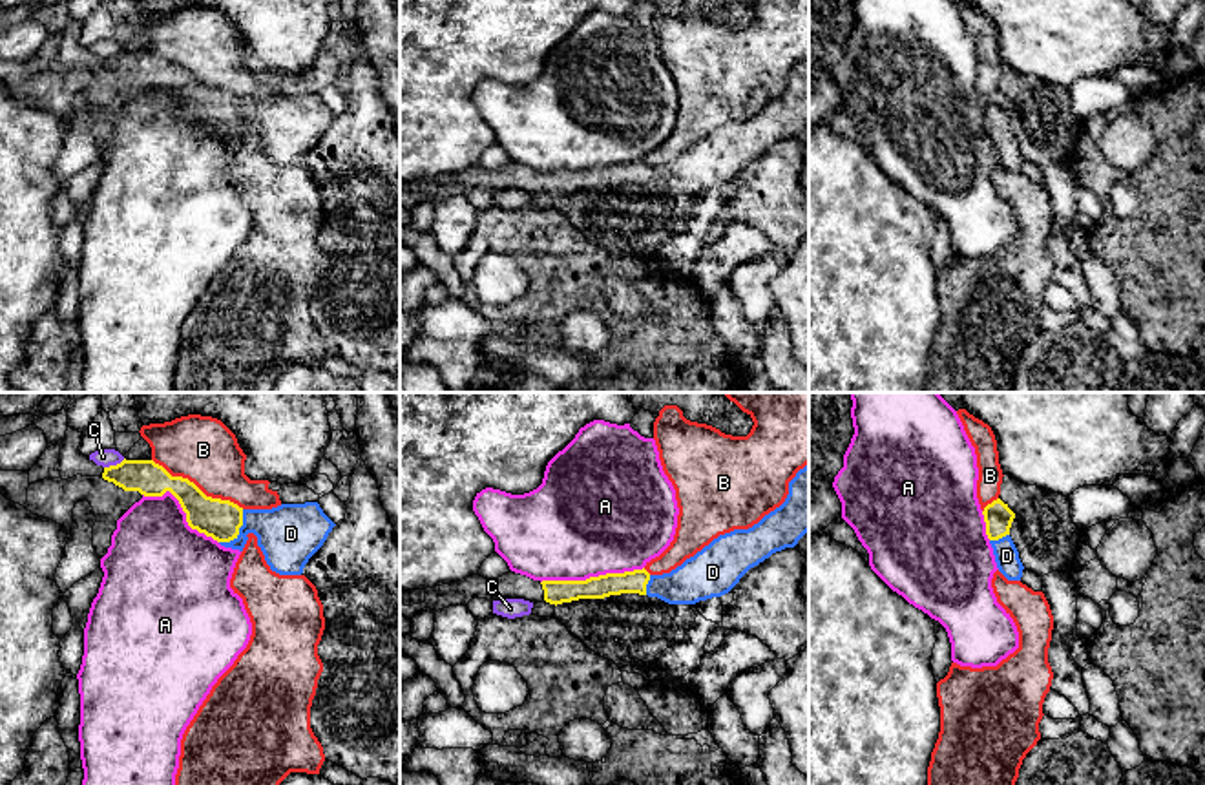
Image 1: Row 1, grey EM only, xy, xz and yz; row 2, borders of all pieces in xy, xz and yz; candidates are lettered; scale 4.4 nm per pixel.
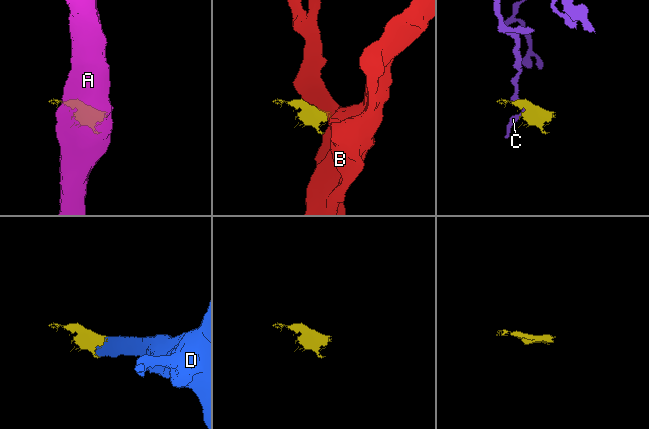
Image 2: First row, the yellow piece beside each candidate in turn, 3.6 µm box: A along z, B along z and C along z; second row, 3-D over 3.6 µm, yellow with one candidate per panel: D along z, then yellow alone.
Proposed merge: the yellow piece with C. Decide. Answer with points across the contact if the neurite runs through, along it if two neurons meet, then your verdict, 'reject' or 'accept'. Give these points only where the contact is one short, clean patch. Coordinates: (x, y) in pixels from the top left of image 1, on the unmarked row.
border along xy (125, 50), (104, 59); reject

